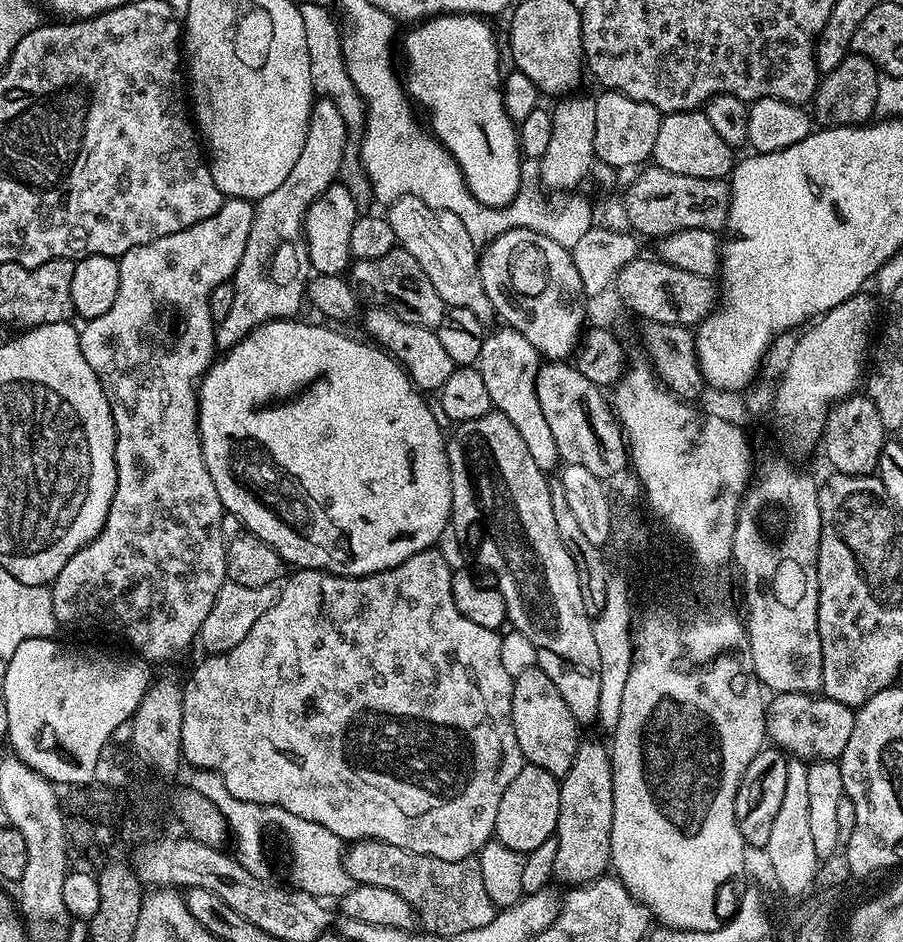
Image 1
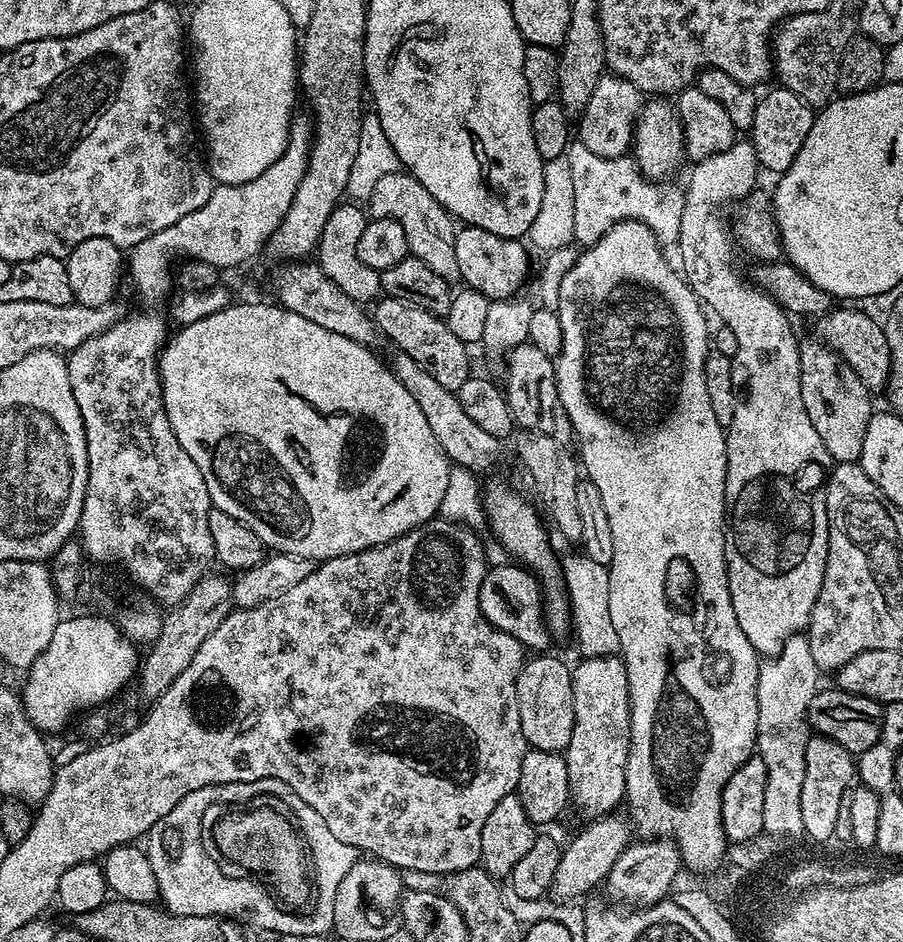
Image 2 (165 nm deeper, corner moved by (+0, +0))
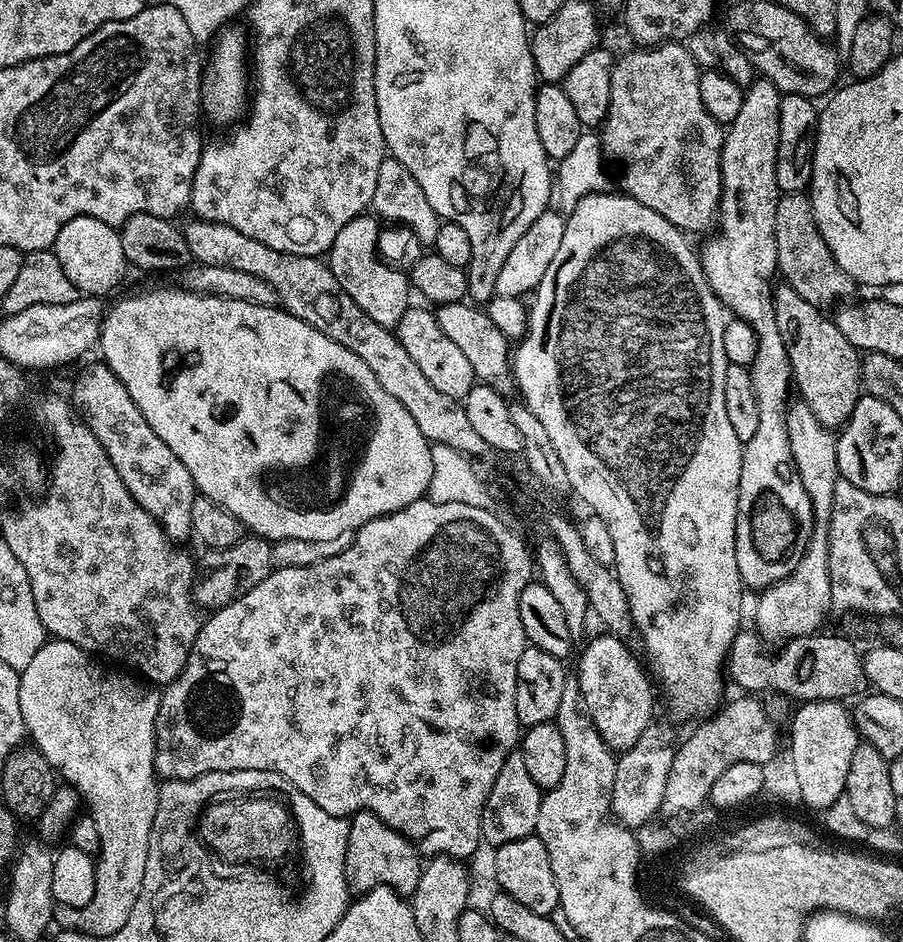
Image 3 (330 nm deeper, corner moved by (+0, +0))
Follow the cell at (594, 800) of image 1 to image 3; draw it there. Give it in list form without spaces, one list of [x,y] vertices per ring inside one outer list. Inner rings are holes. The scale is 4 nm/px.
[[[603,634],[604,636],[596,636],[584,649],[580,652],[580,661],[576,664],[576,672],[574,678],[580,686],[580,698],[584,702],[584,711],[588,717],[594,722],[594,726],[598,730],[598,734],[602,734],[602,738],[606,742],[606,746],[613,752],[619,754],[628,748],[634,746],[634,742],[638,742],[638,738],[642,738],[642,734],[653,723],[652,716],[652,684],[649,673],[646,671],[645,665],[636,661],[636,656],[627,647],[625,641],[611,634]]]

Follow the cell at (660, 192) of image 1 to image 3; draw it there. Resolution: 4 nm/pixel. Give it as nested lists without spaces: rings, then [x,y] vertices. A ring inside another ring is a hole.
[[[785,192],[778,202],[778,210],[774,210],[774,242],[776,243],[776,266],[783,283],[788,284],[806,302],[817,306],[824,304],[835,305],[843,301],[852,291],[858,288],[856,281],[852,280],[838,266],[830,246],[822,238],[818,226],[814,222],[812,201],[804,192]]]

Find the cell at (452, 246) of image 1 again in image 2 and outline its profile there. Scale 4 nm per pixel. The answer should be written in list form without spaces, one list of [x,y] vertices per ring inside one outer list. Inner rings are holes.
[[[403,170],[386,174],[374,185],[372,197],[367,200],[366,208],[373,217],[389,216],[402,222],[402,230],[406,230],[409,253],[426,262],[426,266],[430,266],[434,274],[439,274],[443,280],[449,282],[460,280],[458,257],[454,254],[457,229],[452,228],[453,217],[449,216],[448,211],[430,194],[430,190],[422,186],[422,182],[418,182]]]

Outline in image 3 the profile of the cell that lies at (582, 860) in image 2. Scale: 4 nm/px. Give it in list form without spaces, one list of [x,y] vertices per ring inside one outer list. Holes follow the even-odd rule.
[[[653,722],[634,742],[632,748],[619,753],[614,774],[614,794],[612,795],[611,815],[626,828],[633,830],[649,823],[664,807],[666,778],[670,778],[670,766],[678,747],[672,741],[672,732],[664,724]]]

